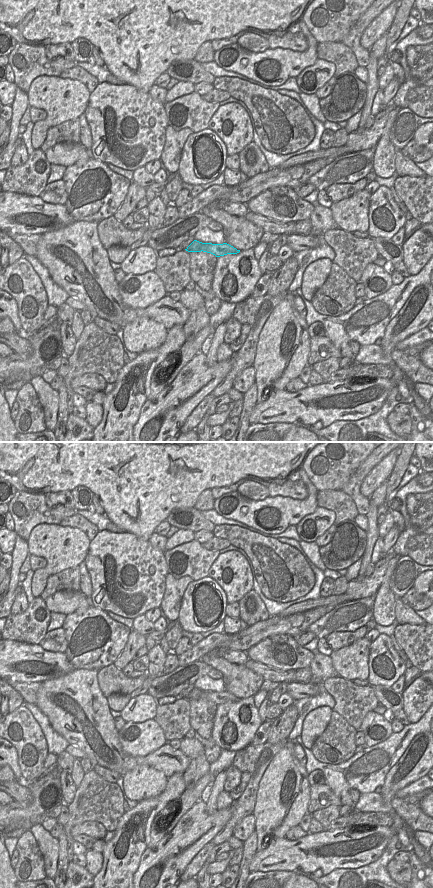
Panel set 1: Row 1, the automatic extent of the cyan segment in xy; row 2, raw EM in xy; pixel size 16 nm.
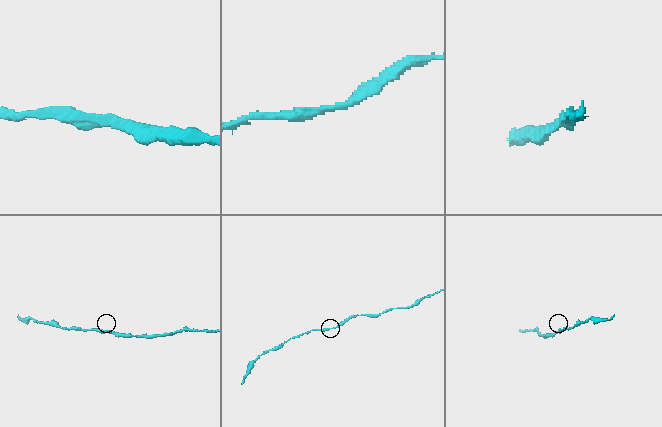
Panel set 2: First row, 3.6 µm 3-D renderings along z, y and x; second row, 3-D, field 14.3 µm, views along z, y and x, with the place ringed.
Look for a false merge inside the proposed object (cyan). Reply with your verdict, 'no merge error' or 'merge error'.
no merge error

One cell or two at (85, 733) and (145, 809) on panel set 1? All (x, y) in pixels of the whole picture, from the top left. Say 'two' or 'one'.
two

